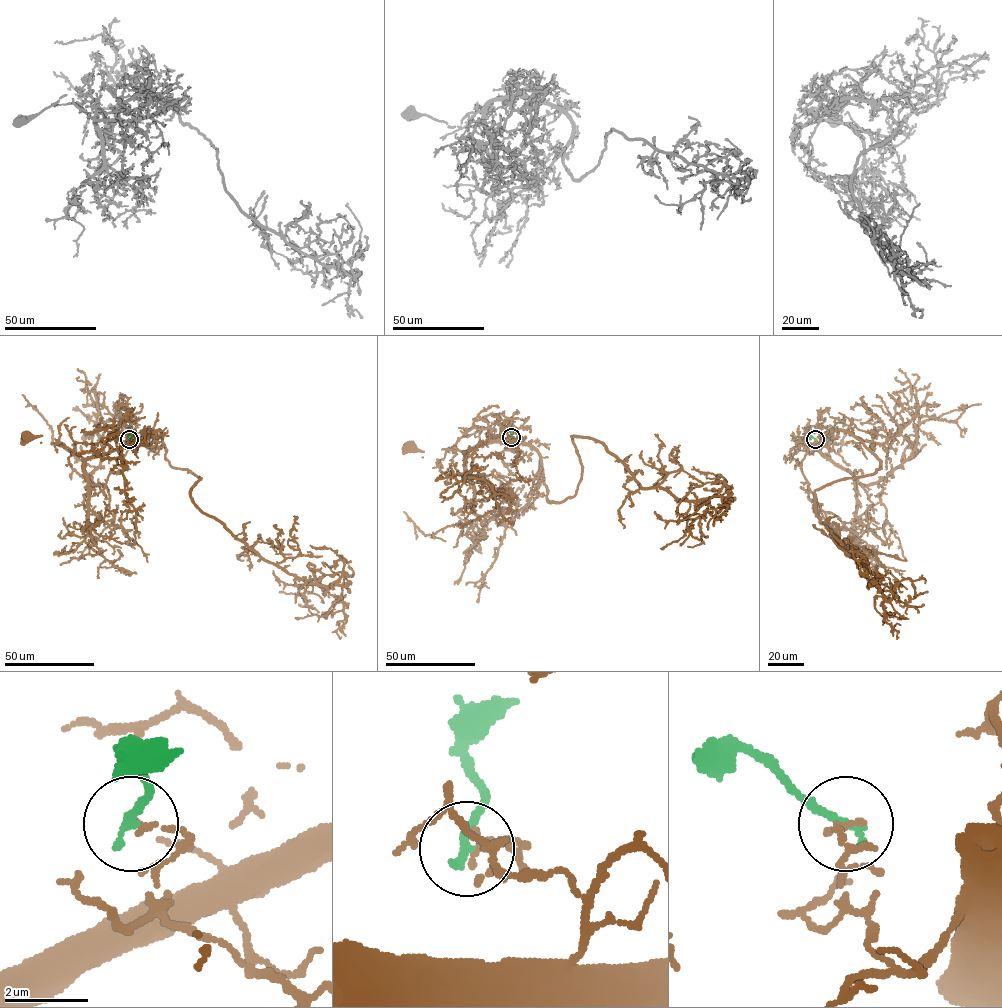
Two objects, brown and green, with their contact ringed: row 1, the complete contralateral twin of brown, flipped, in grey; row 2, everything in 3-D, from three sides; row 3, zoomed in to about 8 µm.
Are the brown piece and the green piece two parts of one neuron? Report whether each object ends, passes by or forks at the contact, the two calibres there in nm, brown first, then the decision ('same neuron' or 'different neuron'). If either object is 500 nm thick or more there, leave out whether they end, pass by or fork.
brown ends | green ends | 140/240 nm | different neuron

